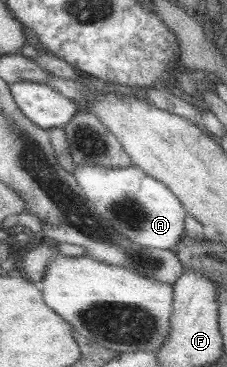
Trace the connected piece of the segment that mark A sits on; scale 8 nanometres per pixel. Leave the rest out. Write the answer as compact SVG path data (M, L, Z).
M77 164L73 174L102 217L132 241L144 247L169 250L182 239L189 212L182 200L160 179L134 165L111 168Z

